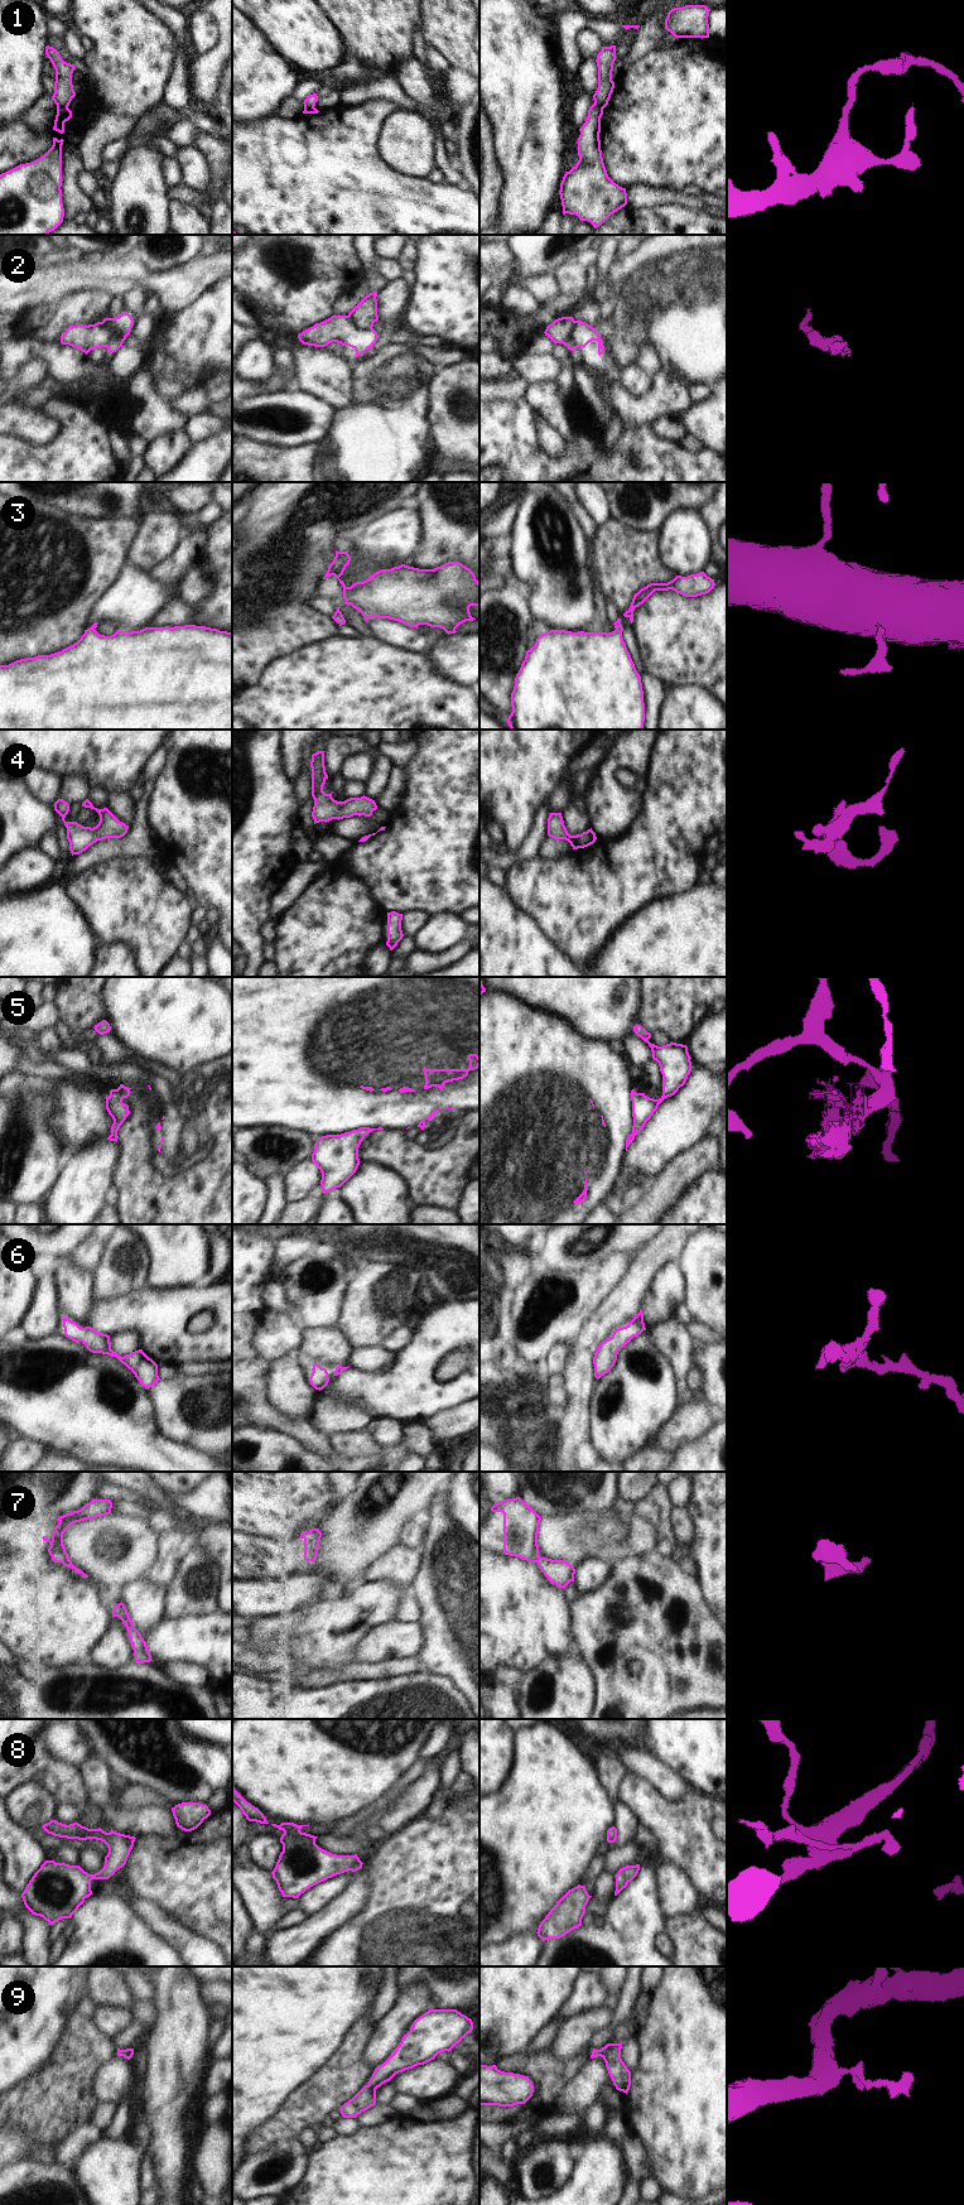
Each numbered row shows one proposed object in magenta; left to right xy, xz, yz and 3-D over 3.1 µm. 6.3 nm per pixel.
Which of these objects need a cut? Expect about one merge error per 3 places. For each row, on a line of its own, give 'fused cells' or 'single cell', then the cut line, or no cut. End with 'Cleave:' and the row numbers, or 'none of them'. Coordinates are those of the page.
1: fused cells | xy (57, 106), (67, 107)
2: fused cells | xz (347, 316), (356, 327), (361, 330), (371, 328)
3: single cell | no cut
4: single cell | no cut
5: fused cells | xy (110, 1094), (121, 1103)
6: single cell | no cut
7: single cell | no cut
8: single cell | no cut
9: single cell | no cut
Cleave: 1, 2, 5

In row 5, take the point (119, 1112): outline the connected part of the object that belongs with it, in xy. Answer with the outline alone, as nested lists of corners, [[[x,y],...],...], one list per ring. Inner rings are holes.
[[[112,1096],[106,1097],[106,1109],[114,1120],[111,1126],[111,1135],[114,1135],[119,1131],[120,1126],[130,1114],[130,1111],[126,1108],[125,1103],[119,1103],[116,1097]]]

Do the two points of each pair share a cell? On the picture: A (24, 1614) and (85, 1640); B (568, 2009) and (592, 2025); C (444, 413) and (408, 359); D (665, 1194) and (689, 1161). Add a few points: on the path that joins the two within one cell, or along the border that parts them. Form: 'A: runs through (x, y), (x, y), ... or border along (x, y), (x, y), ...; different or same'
A: runs through (39, 1614), (63, 1619), (70, 1625); same
B: border along (602, 2004), (565, 2020); different
C: border along (425, 393), (427, 419), (429, 422); different
D: runs through (669, 1187), (685, 1169); same

